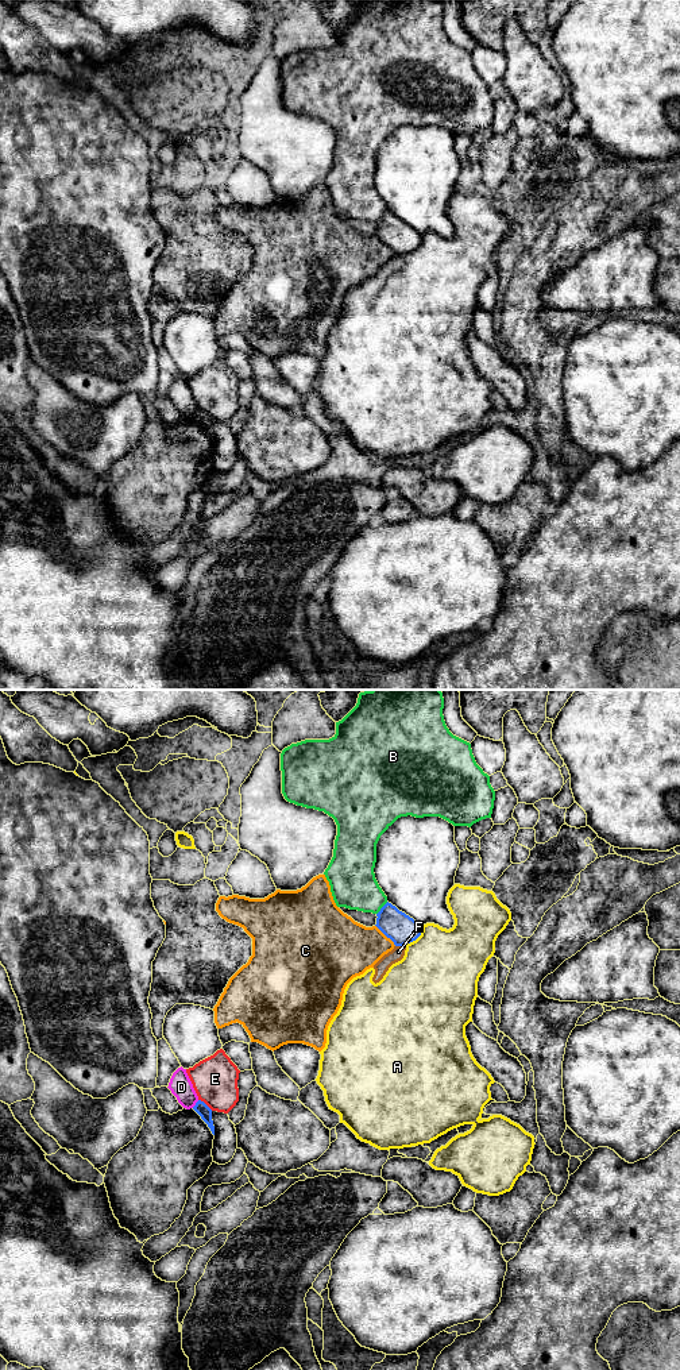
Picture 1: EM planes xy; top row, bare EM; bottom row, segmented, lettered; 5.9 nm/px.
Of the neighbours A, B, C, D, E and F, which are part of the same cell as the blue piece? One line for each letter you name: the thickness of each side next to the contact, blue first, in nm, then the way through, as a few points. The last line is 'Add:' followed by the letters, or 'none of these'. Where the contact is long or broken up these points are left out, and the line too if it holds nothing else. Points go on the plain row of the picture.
Add: none of these

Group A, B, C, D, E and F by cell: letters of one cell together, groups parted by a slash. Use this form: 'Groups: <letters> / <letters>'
Groups: A F / B / C D / E

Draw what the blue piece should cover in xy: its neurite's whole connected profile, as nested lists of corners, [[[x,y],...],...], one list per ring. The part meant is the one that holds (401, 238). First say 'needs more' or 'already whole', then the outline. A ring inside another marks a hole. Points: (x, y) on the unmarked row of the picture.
already whole; [[[389,211],[380,217],[376,225],[375,235],[390,247],[395,255],[407,254],[421,244],[422,235]]]

